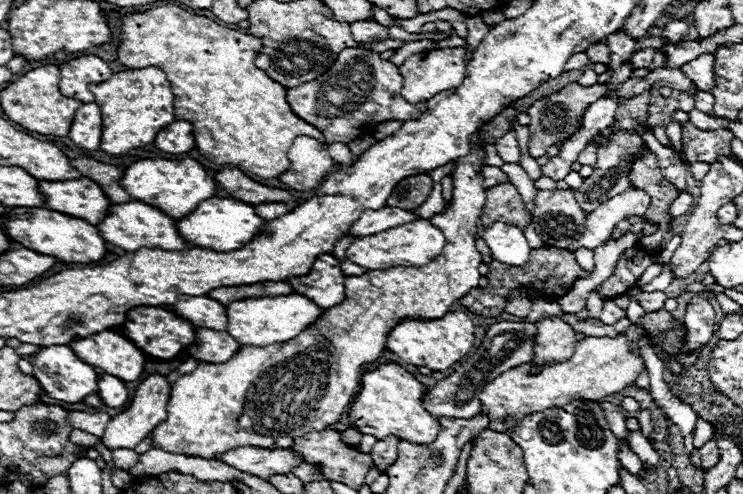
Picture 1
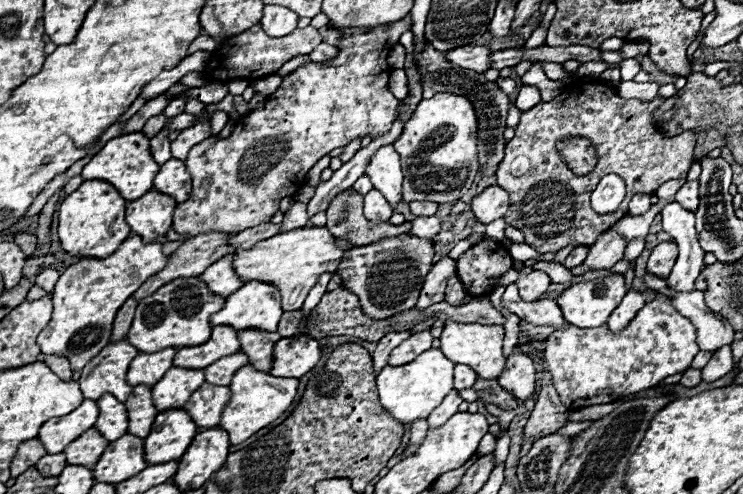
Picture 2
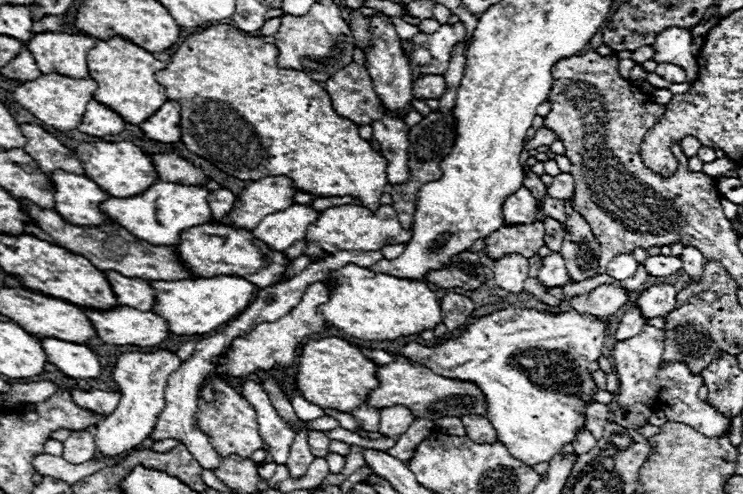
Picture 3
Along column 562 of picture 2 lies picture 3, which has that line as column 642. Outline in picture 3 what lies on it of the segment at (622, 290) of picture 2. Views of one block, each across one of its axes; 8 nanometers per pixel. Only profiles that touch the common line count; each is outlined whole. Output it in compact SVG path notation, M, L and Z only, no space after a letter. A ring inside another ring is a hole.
M672 284L650 286L636 298L634 308L640 308L646 320L666 316L668 312L676 310L676 290Z

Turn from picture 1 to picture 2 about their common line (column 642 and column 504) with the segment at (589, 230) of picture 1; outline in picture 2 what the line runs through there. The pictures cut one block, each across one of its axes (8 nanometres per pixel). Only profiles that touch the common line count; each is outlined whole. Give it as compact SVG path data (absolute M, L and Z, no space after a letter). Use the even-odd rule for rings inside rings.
M490 186L472 198L472 212L478 222L490 224L506 214L508 204L508 194L500 186Z

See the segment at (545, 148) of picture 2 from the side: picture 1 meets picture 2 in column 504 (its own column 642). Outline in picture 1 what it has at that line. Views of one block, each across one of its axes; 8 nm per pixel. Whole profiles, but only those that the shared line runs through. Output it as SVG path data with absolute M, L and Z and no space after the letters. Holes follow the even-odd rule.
M646 148L642 156L634 158L628 178L630 178L630 184L632 184L632 188L638 188L638 190L644 190L644 192L648 192L648 196L650 196L650 208L648 208L648 210L646 210L642 216L638 216L638 218L630 216L630 218L624 218L624 220L620 220L620 224L618 224L618 226L614 228L614 232L612 232L612 240L618 240L618 238L626 236L634 224L638 224L638 222L646 220L648 224L654 224L654 226L658 226L658 230L656 230L652 236L648 236L648 250L658 250L658 248L662 246L662 242L664 242L666 234L670 232L670 224L672 224L672 220L674 220L674 218L670 216L670 206L672 206L672 202L676 200L676 196L678 196L678 190L676 190L676 188L674 188L674 186L672 186L672 184L670 184L670 182L668 182L668 180L662 176L662 172L660 172L660 168L658 168L656 154L654 154L650 148Z

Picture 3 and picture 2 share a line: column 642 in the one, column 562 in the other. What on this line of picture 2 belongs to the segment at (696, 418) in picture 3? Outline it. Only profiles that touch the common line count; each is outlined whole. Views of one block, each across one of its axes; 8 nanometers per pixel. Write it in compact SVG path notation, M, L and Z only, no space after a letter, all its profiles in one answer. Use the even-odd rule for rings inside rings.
M658 293L636 314L636 318L632 318L628 328L624 328L620 334L612 334L606 328L606 324L596 330L580 330L576 326L566 326L564 330L552 332L546 344L546 362L552 372L552 380L558 390L558 396L568 408L578 410L584 406L608 404L622 396L632 396L648 388L654 388L664 378L684 372L692 364L698 350L700 348L696 346L696 326L678 313L665 295Z

